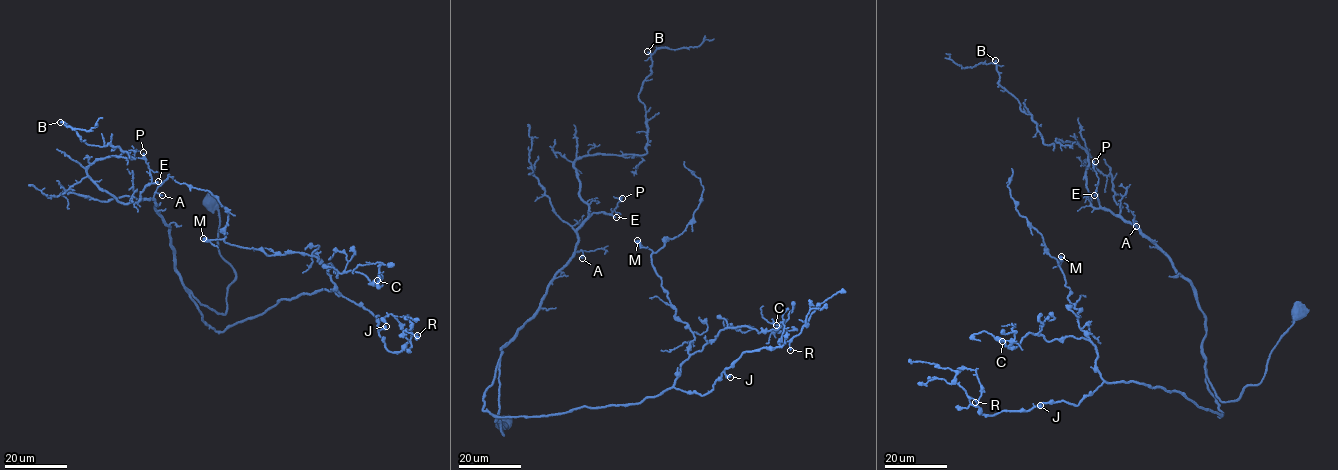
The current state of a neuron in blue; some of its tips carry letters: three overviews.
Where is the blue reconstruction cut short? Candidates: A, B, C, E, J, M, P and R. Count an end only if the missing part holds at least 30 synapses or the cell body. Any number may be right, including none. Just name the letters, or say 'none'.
E

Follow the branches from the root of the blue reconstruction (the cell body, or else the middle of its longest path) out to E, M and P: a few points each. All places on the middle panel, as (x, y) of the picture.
E: (503, 422), (503, 435), (495, 421), (502, 348), (537, 311), (572, 256), (577, 228), (594, 212), (616, 217)
M: (503, 422), (497, 366), (482, 407), (500, 417), (633, 404), (673, 386), (694, 337), (637, 240)
P: (503, 422), (502, 348), (572, 256), (577, 228), (622, 198)

